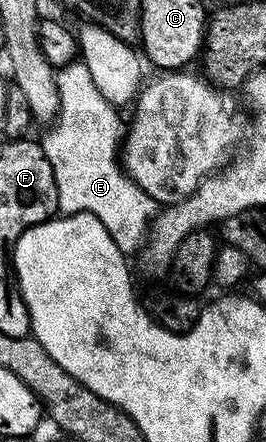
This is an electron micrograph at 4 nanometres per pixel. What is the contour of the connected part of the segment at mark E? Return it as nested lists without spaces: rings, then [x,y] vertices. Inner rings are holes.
[[[76,60],[67,63],[55,74],[55,86],[59,90],[59,112],[55,115],[53,121],[50,123],[51,131],[48,132],[44,138],[41,138],[41,145],[45,156],[49,160],[49,164],[53,168],[53,180],[57,180],[57,200],[59,201],[59,210],[67,216],[90,216],[101,220],[104,230],[109,232],[109,236],[117,244],[117,248],[124,255],[134,255],[136,251],[142,247],[150,229],[151,220],[157,213],[157,204],[145,193],[144,190],[138,186],[132,178],[129,177],[126,170],[121,165],[121,143],[125,137],[125,122],[119,119],[120,111],[116,109],[111,103],[107,102],[105,96],[97,90],[96,84],[90,78],[89,68],[86,67],[81,60]]]

